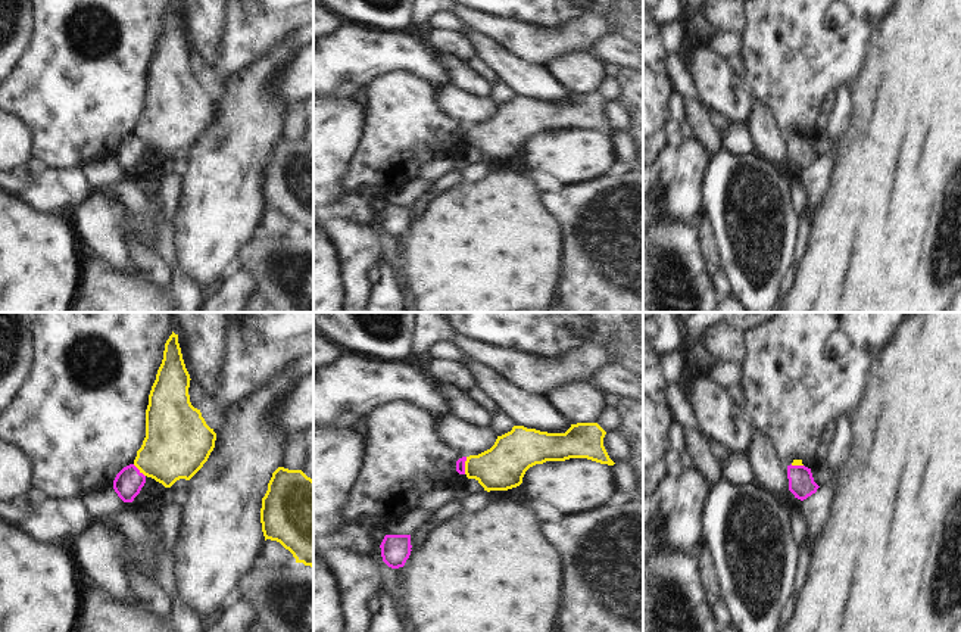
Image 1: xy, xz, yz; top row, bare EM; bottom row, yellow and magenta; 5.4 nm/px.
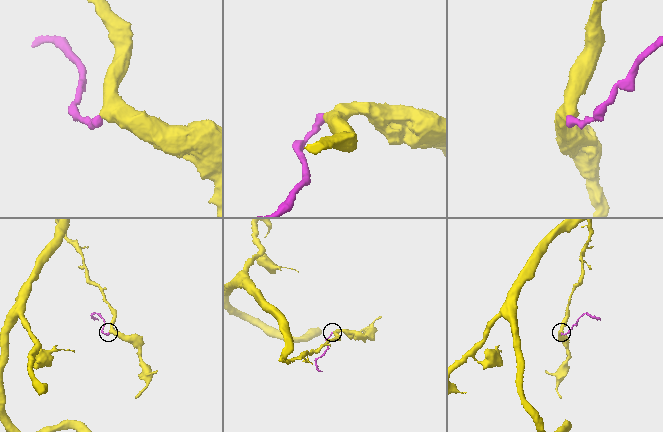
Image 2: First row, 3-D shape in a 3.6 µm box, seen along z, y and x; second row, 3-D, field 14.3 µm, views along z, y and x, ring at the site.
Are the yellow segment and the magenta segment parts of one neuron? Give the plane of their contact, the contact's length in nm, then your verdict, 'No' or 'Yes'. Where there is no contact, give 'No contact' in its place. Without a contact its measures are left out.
Touches yellow in xz. Shared border 100 nm. No

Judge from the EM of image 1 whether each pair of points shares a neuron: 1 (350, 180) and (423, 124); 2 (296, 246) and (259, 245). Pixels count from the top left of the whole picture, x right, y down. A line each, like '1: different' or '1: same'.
1: same
2: same

